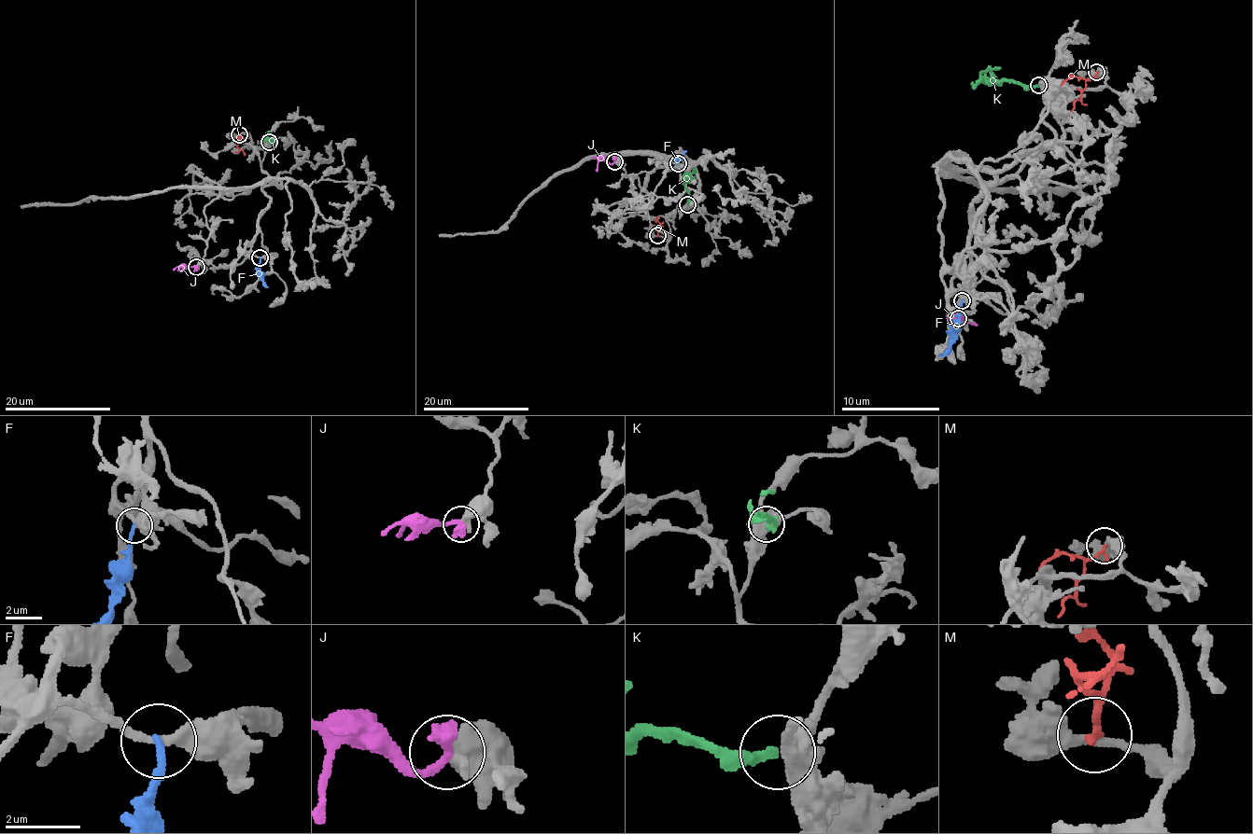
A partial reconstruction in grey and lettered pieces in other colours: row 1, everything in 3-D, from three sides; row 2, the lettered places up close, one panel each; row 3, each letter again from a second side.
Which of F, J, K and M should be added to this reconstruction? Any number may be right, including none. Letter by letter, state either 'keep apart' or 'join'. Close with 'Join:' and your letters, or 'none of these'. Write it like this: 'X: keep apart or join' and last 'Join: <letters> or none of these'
F: keep apart
J: keep apart
K: keep apart
M: keep apart
Join: none of these

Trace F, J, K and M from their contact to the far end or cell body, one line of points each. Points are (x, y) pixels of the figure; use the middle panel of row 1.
F: (679, 162), (686, 151)
J: (615, 161), (608, 164), (600, 160), (597, 171)
K: (688, 203), (685, 178), (696, 168)
M: (657, 235), (655, 228), (663, 221)

